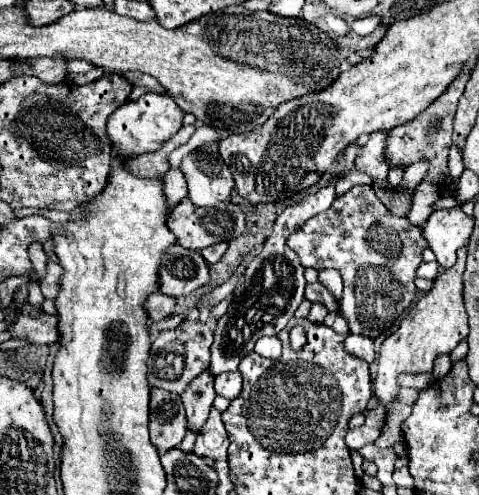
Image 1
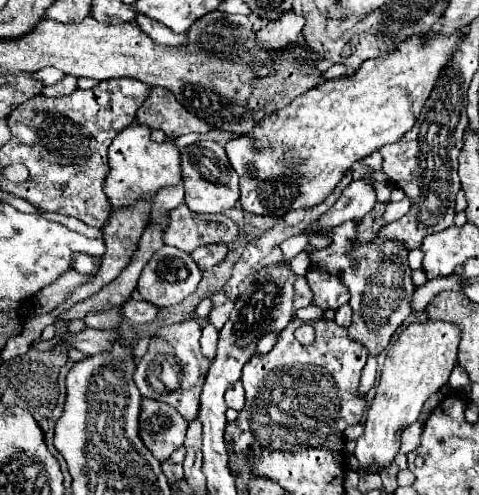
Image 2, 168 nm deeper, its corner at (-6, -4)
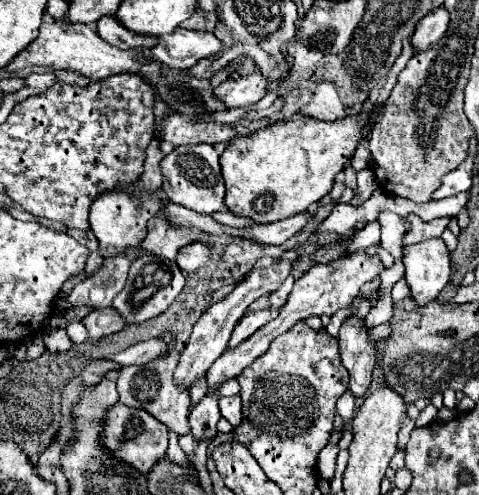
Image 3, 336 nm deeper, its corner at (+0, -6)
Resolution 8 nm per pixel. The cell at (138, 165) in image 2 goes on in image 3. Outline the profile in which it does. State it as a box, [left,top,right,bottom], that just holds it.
[90,190,160,258]

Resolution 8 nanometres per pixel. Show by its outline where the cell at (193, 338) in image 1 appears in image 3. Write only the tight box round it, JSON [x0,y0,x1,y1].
[116,334,190,436]

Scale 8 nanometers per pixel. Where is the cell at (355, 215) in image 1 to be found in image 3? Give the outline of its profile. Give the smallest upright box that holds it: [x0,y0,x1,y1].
[338,318,376,398]

